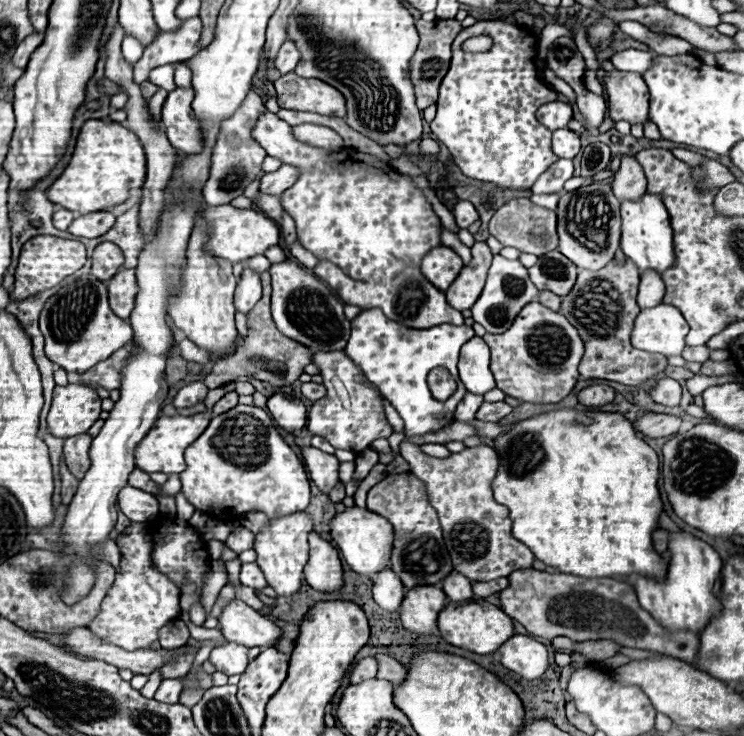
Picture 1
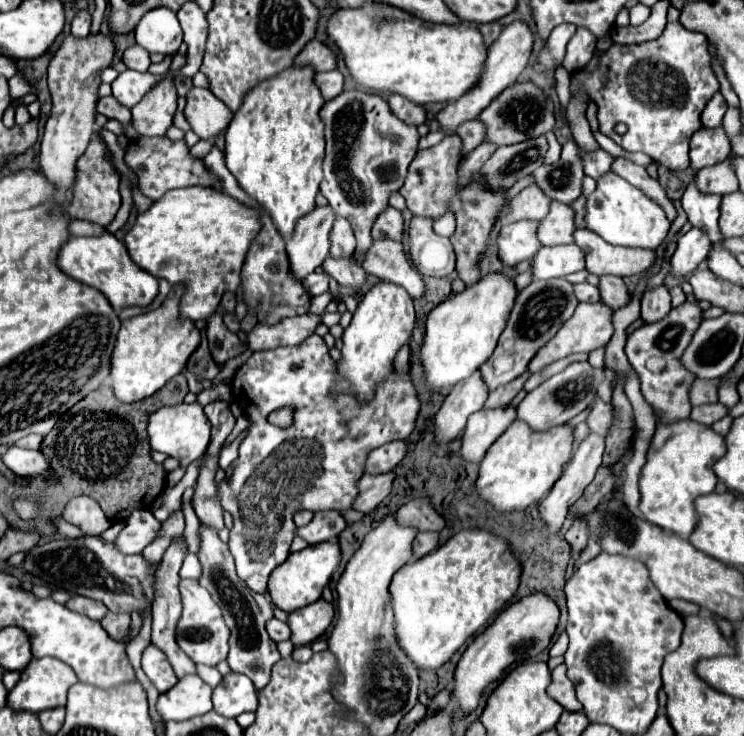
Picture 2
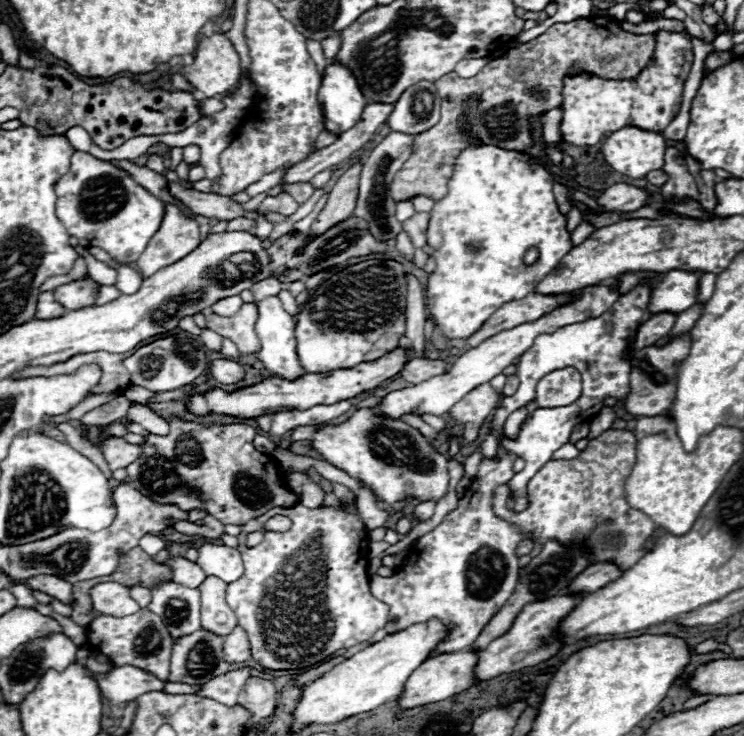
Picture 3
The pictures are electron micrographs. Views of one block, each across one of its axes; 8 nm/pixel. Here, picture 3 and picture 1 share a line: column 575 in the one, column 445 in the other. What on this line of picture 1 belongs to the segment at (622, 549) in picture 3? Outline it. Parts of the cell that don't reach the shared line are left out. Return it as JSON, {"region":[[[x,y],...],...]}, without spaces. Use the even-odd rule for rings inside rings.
{"region":[[[402,442],[400,454],[409,464],[409,471],[424,484],[432,508],[438,512],[444,542],[450,552],[454,570],[468,580],[488,582],[506,578],[514,570],[530,568],[534,554],[516,538],[512,538],[512,520],[508,508],[494,500],[492,480],[498,472],[500,458],[494,448],[478,446],[466,448],[450,458],[432,458],[420,450],[418,444]]]}

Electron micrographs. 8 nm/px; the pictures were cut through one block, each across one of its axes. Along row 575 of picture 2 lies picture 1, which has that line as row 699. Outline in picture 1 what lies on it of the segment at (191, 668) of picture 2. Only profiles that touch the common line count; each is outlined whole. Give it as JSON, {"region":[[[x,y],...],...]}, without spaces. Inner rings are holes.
{"region":[[[168,678],[168,680],[160,682],[156,700],[166,702],[166,704],[178,704],[180,692],[182,692],[182,678]]]}

